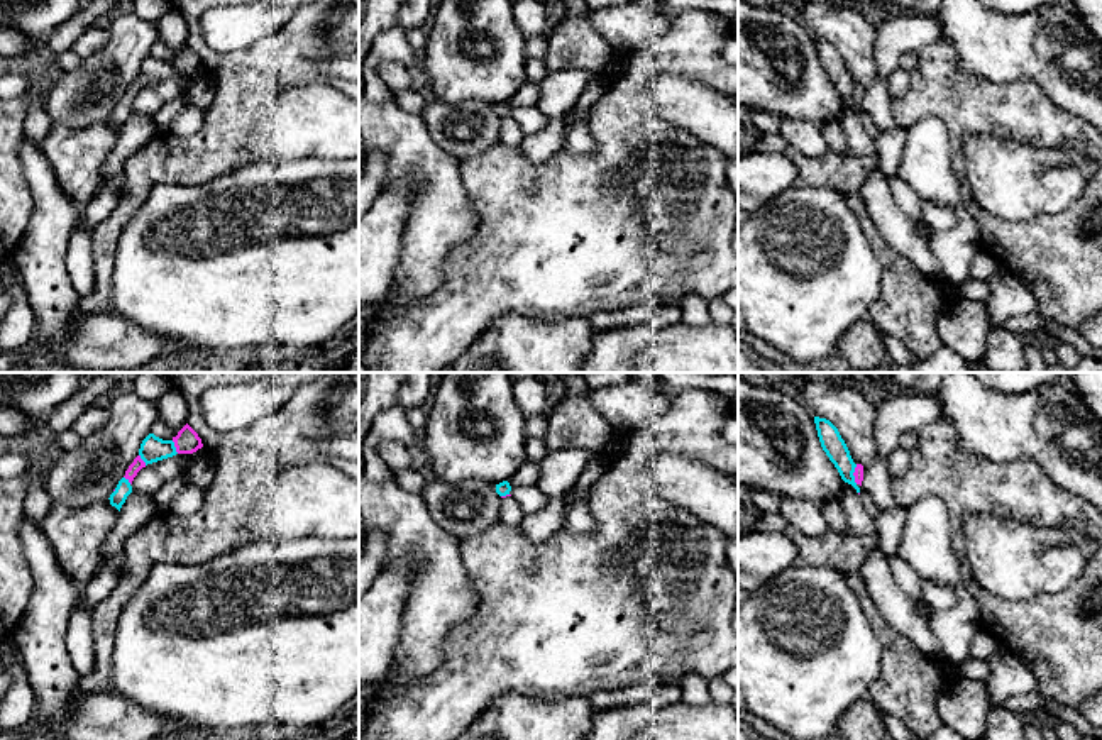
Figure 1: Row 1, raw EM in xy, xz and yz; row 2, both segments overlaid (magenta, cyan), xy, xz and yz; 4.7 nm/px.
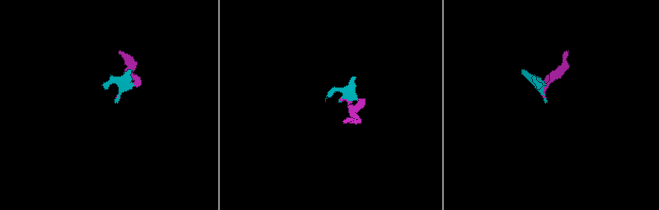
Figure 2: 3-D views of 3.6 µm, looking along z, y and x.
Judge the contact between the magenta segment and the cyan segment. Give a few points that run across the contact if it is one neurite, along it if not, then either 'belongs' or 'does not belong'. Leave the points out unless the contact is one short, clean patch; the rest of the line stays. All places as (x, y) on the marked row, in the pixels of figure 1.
line xy (187, 441), (175, 446), (153, 449); belongs

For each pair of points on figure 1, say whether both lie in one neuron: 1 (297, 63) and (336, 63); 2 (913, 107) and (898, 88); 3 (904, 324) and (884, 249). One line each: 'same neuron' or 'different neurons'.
1: different neurons
2: different neurons
3: same neuron

